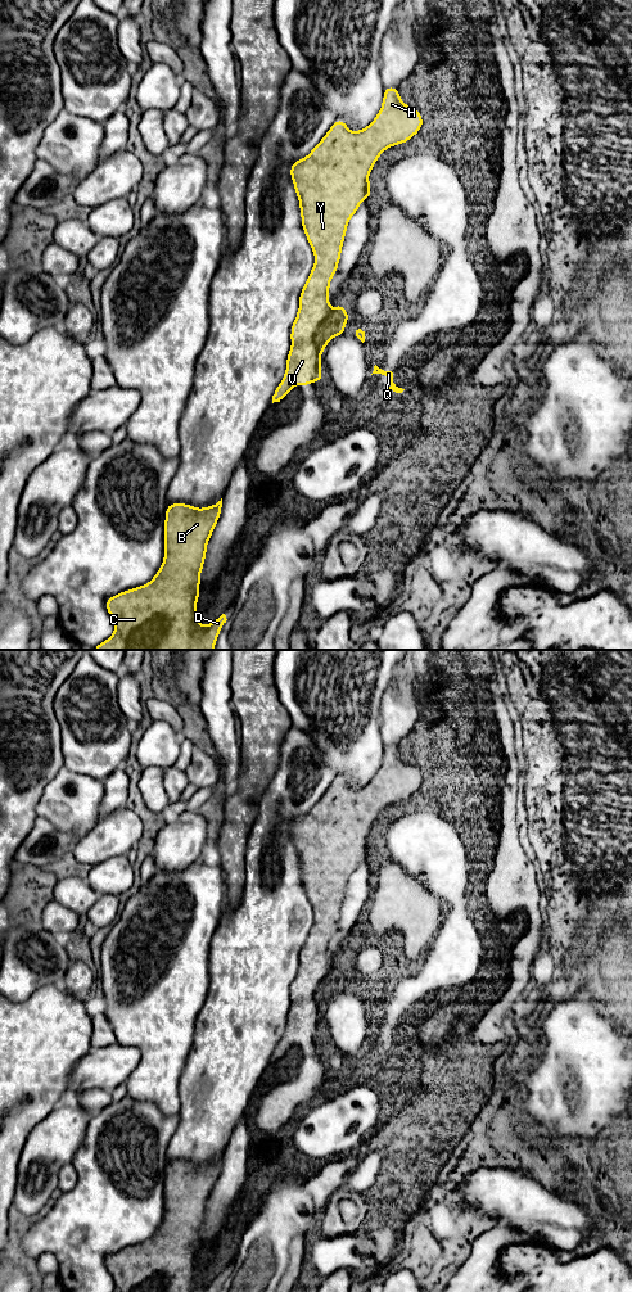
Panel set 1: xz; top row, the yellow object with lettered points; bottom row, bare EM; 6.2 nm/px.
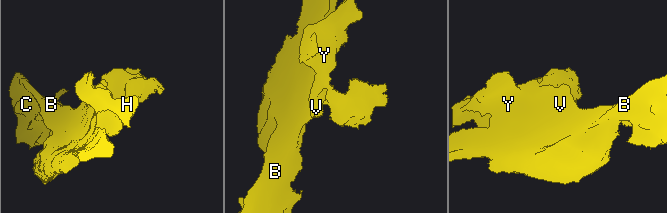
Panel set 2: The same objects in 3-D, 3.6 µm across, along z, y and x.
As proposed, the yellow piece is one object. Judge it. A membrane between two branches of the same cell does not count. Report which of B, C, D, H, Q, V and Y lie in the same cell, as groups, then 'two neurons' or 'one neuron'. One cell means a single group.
B C D H V Y / Q; two neurons

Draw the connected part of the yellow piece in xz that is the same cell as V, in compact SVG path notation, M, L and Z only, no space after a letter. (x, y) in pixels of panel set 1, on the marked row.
M385 87L382 109L367 127L353 132L337 119L311 153L290 166L315 266L299 295L286 370L272 403L297 384L322 381L316 336L331 312L330 280L338 270L348 222L362 200L373 195L369 175L379 155L408 141L423 123L420 112L401 100L397 87Z

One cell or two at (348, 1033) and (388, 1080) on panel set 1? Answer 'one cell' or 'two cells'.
two cells

